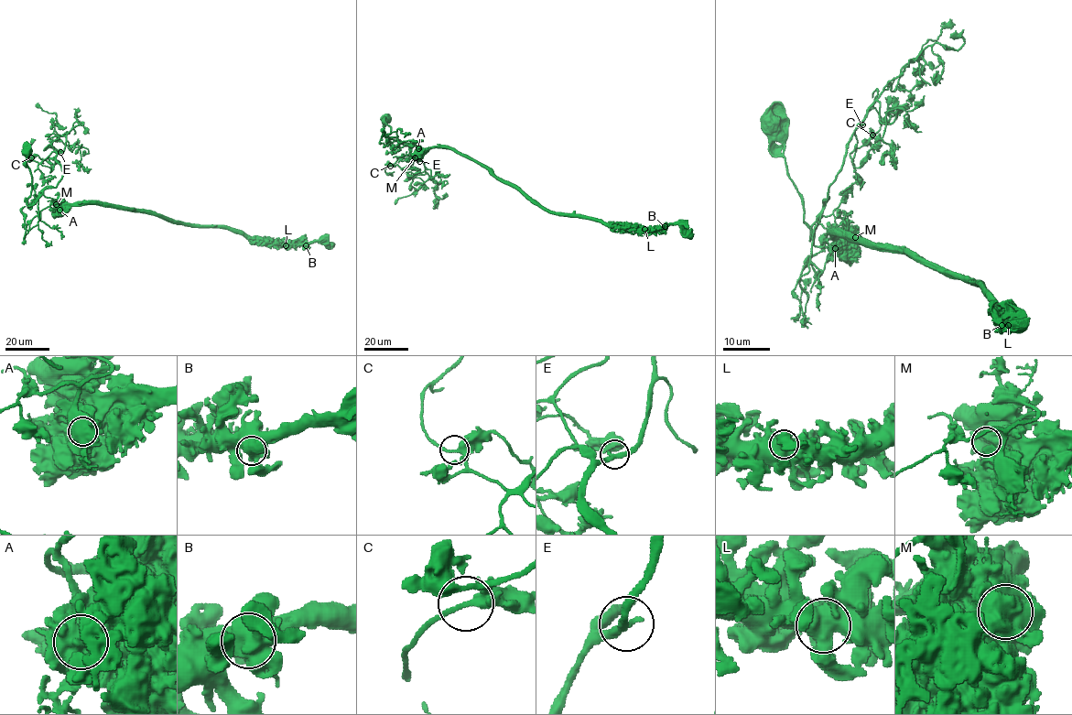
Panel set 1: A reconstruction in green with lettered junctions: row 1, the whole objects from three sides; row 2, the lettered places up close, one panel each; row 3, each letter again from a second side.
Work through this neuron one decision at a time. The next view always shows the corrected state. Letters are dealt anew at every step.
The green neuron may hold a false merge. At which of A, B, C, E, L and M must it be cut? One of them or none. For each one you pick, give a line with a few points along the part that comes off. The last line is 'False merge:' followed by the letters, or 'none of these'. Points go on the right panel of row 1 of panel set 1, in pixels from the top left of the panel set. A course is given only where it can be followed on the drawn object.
A: course (835, 248), (831, 233), (824, 267), (810, 260), (847, 143), (926, 48), (958, 49), (964, 40), (951, 34)
False merge: A

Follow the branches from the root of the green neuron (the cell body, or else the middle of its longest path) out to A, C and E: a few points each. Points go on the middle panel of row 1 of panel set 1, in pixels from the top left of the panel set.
A: (385, 118), (385, 124), (391, 128), (385, 136), (397, 136), (399, 147), (407, 144), (418, 148)
C: (385, 118), (385, 124), (391, 128), (385, 136), (416, 145), (421, 149), (413, 161), (398, 158), (390, 166)
E: (385, 118), (385, 124), (391, 128), (385, 136), (417, 146), (421, 151), (415, 157), (419, 161)

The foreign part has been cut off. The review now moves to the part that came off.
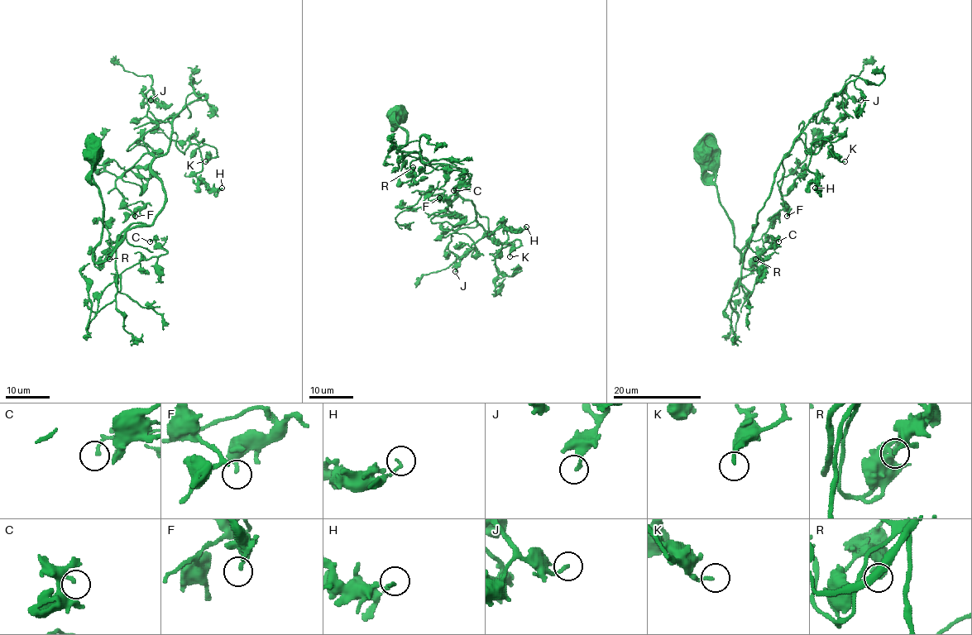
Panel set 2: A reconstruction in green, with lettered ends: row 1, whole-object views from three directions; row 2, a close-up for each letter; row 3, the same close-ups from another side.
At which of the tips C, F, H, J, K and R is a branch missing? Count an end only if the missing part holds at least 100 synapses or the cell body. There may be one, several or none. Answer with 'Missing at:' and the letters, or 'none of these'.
Missing at: none of these

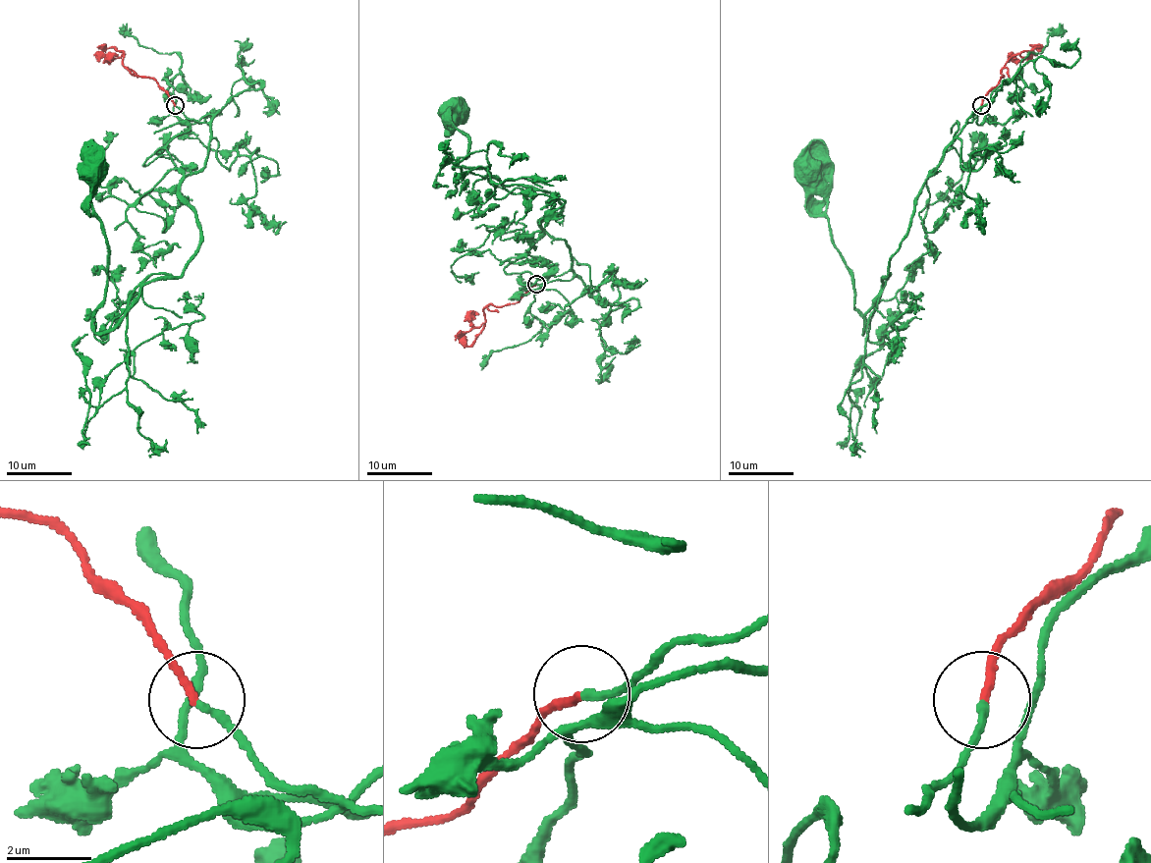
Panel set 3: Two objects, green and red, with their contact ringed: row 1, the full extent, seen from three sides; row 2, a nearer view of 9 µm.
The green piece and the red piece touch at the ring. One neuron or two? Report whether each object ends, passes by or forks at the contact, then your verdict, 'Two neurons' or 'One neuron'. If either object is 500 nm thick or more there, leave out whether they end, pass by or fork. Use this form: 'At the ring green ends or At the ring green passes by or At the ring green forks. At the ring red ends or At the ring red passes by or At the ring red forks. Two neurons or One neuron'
At the ring green forks. At the ring red ends. One neuron

